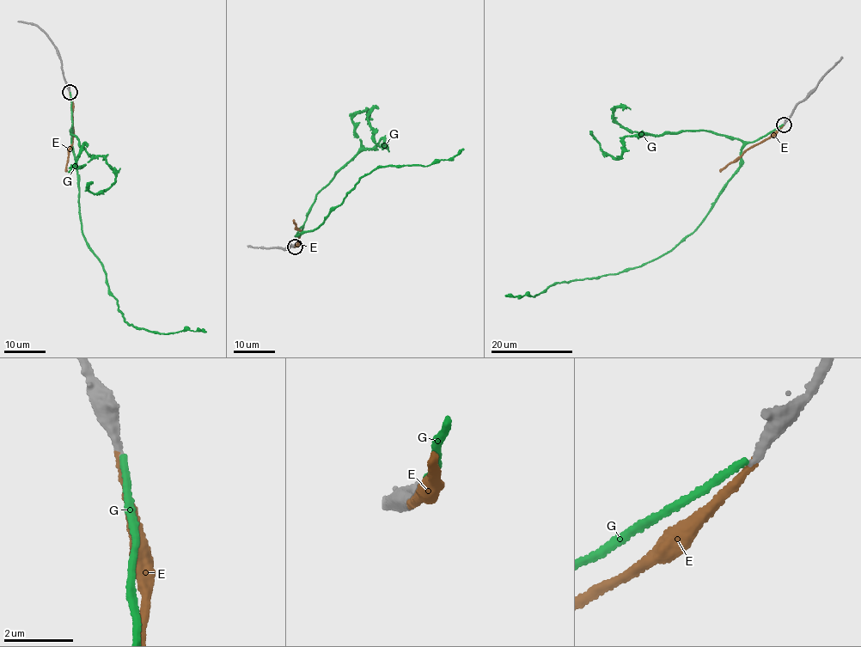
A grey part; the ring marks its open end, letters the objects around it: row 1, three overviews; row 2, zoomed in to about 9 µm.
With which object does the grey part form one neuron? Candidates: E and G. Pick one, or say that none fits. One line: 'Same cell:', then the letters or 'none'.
Same cell: E

